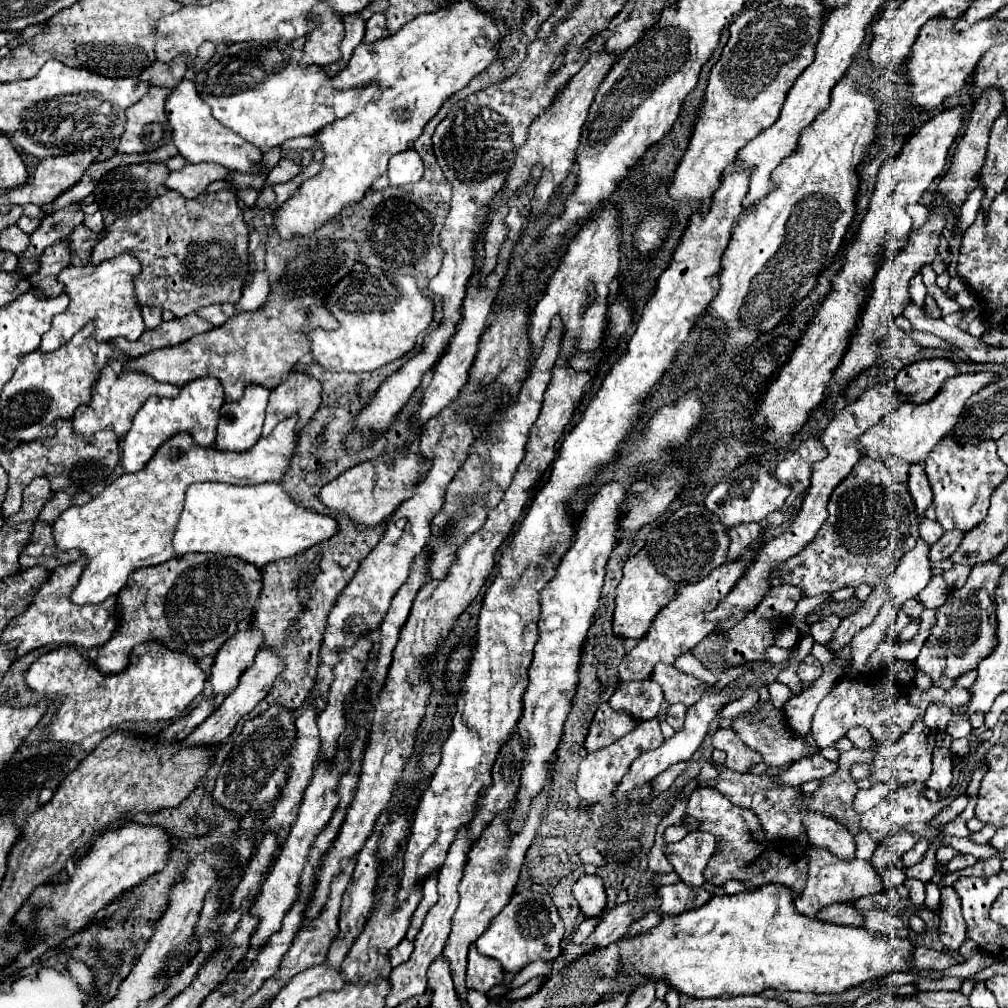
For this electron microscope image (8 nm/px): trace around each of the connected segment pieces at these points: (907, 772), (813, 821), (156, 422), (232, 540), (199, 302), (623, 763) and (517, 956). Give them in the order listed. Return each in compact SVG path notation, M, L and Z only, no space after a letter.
M916 720L908 736L904 740L898 740L890 746L880 746L880 752L872 756L870 762L870 776L856 782L858 790L872 788L880 782L892 782L892 784L906 784L906 782L926 782L932 774L932 748L934 748L934 734L928 730L928 726L922 720Z
M814 812L806 814L808 824L808 842L812 846L828 848L840 860L852 860L856 852L856 844L852 834L846 828L840 828L836 820L828 820L826 816L816 816Z
M204 376L182 386L176 398L148 398L134 416L130 432L122 440L122 466L126 472L136 472L146 466L154 452L172 436L180 432L192 432L196 444L212 446L216 440L216 426L220 420L220 408L224 404L224 388L218 378Z
M222 482L192 484L186 492L182 516L174 532L176 556L188 552L220 552L238 556L262 568L264 564L292 558L338 532L338 522L292 500L278 482L234 486Z
M166 190L140 214L136 214L132 218L116 220L112 224L110 232L106 234L106 238L94 246L92 262L98 264L98 262L114 258L116 254L122 254L126 250L132 250L142 264L142 276L136 278L138 304L156 306L160 310L170 310L172 314L176 314L176 318L192 314L198 308L204 308L210 304L222 304L222 302L236 304L242 296L242 288L250 274L248 226L244 222L242 210L236 204L236 194L226 192L226 190L210 192L210 194L206 192L206 194L198 196L196 200L188 200L174 190Z
M648 720L648 724L636 726L628 736L620 738L616 744L610 744L608 748L602 748L600 752L586 754L586 758L580 762L578 780L576 780L576 790L578 790L580 798L584 798L588 802L602 802L604 804L606 798L612 798L612 790L622 780L622 776L628 772L628 768L636 760L636 756L640 756L640 752L658 748L662 742L664 742L664 736L660 732L658 720Z
M526 890L516 892L504 906L504 910L496 918L492 918L488 930L476 940L476 948L482 956L496 958L506 972L516 974L534 960L558 958L562 952L560 948L562 936L564 936L564 922L552 898L534 890Z

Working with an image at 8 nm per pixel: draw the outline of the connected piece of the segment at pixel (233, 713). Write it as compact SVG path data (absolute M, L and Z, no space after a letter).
M260 648L256 658L254 658L254 664L248 666L240 680L238 680L238 686L234 692L230 692L230 696L226 696L226 700L212 712L212 716L208 716L200 728L196 728L188 738L186 738L186 744L188 746L218 746L226 736L230 736L230 732L234 730L234 726L238 724L238 720L242 716L246 716L250 710L256 708L256 704L260 700L266 698L266 694L272 690L272 684L274 680L278 678L278 674L284 670L284 662L282 658L278 656L278 652L270 650L270 648Z

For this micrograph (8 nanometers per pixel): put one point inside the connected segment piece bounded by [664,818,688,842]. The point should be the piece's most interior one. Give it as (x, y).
(673, 833)

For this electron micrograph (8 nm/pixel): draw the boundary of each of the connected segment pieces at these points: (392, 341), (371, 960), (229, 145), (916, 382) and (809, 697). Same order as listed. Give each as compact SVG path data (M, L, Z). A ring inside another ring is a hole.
M368 268L364 272L352 272L328 294L326 298L328 310L338 318L338 330L312 330L312 354L314 360L332 372L370 372L376 370L404 354L408 354L416 346L416 338L422 330L426 330L434 316L434 302L420 292L416 280L412 276L396 276L384 274L380 270Z
M392 878L392 880L388 882L386 890L382 892L382 902L380 902L380 906L372 912L370 920L368 920L366 926L364 926L364 932L358 936L358 940L354 942L350 954L346 956L346 960L344 960L344 964L342 964L342 970L340 970L340 976L342 976L342 980L344 980L346 984L372 984L372 982L376 982L378 978L382 978L382 980L388 980L388 978L390 978L392 964L390 964L390 960L388 960L388 952L390 952L392 948L396 948L396 946L404 940L406 930L408 930L408 926L410 926L412 912L416 910L418 902L422 900L422 888L416 886L416 888L410 892L408 900L406 900L400 908L396 908L396 892L398 892L398 888L400 888L400 886L398 886L398 878Z
M184 78L172 90L170 98L166 100L166 116L168 116L168 122L174 130L172 140L174 140L176 148L180 150L180 154L188 162L216 162L216 164L222 164L230 170L248 172L248 174L258 174L264 170L262 152L256 146L248 144L244 138L236 136L226 126L218 124L214 120L214 116L210 114L208 104L204 104L204 100L198 96L198 92L190 80Z
M922 360L904 368L894 380L894 392L904 396L906 402L924 404L930 402L944 386L944 382L956 376L956 364L952 360Z
M840 664L824 666L824 674L814 680L814 686L810 690L804 690L800 696L794 696L786 706L784 714L788 720L788 728L794 736L804 736L810 732L812 716L816 712L818 702L830 692L830 688L842 678Z

